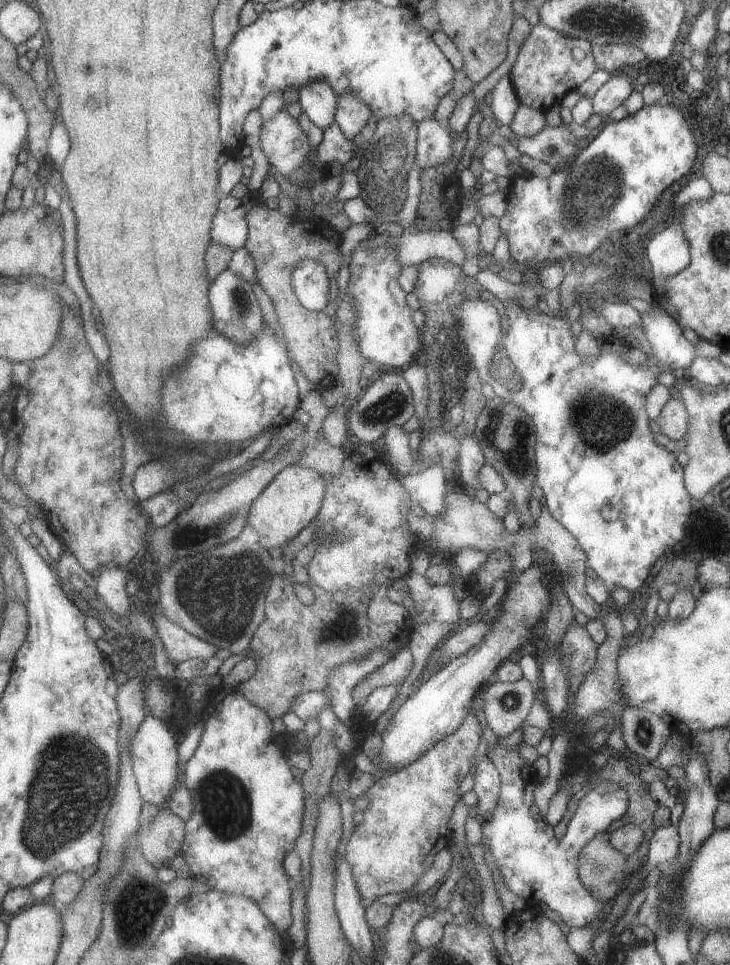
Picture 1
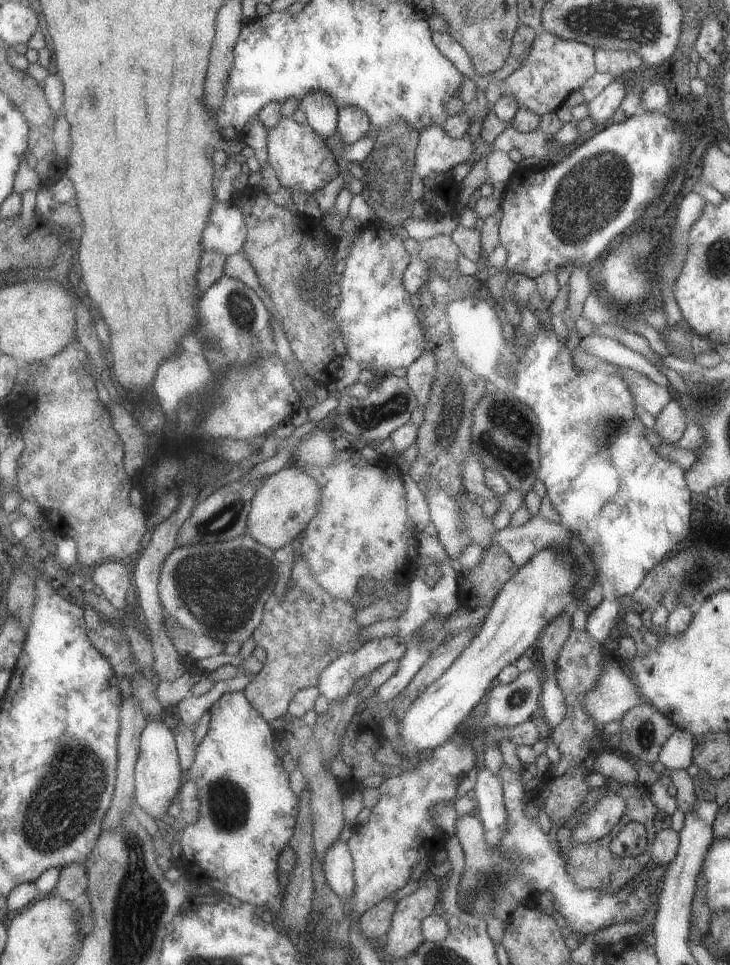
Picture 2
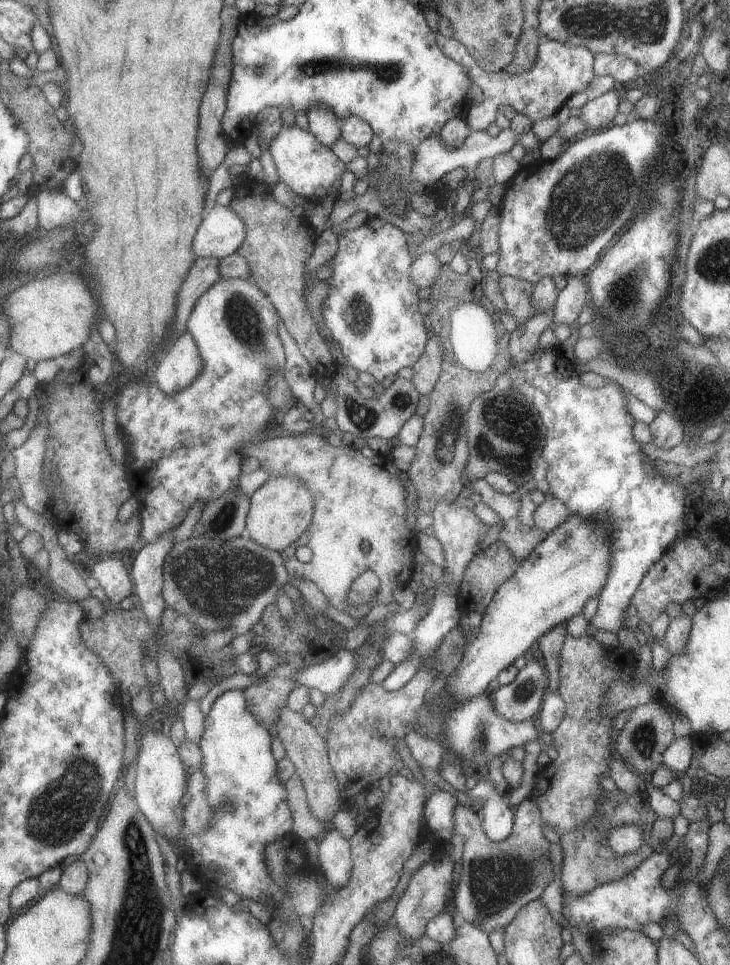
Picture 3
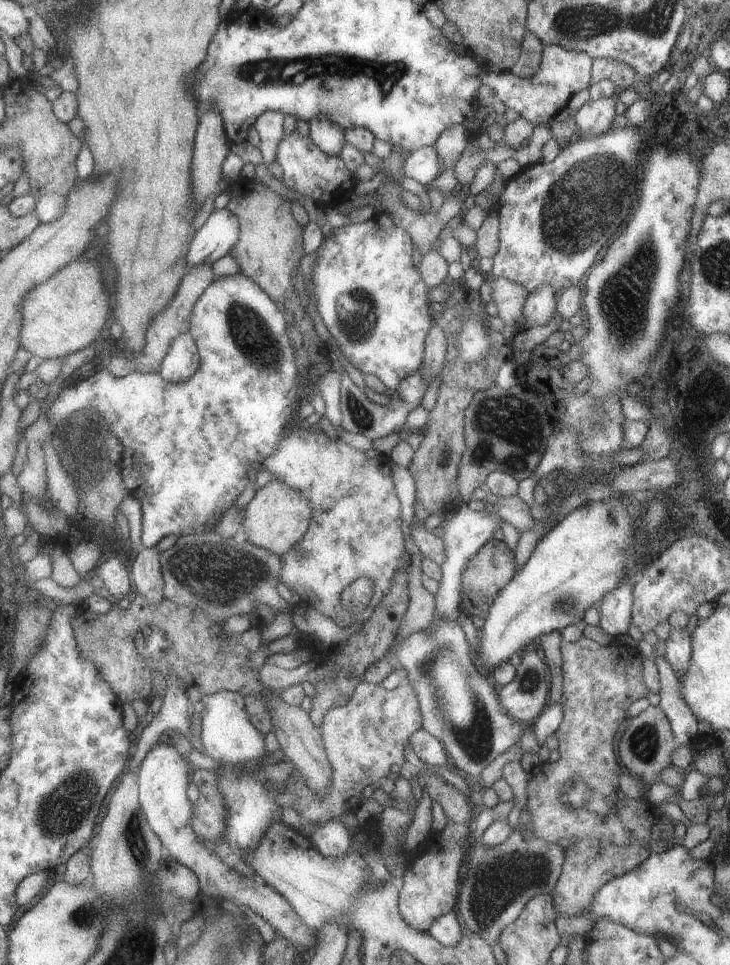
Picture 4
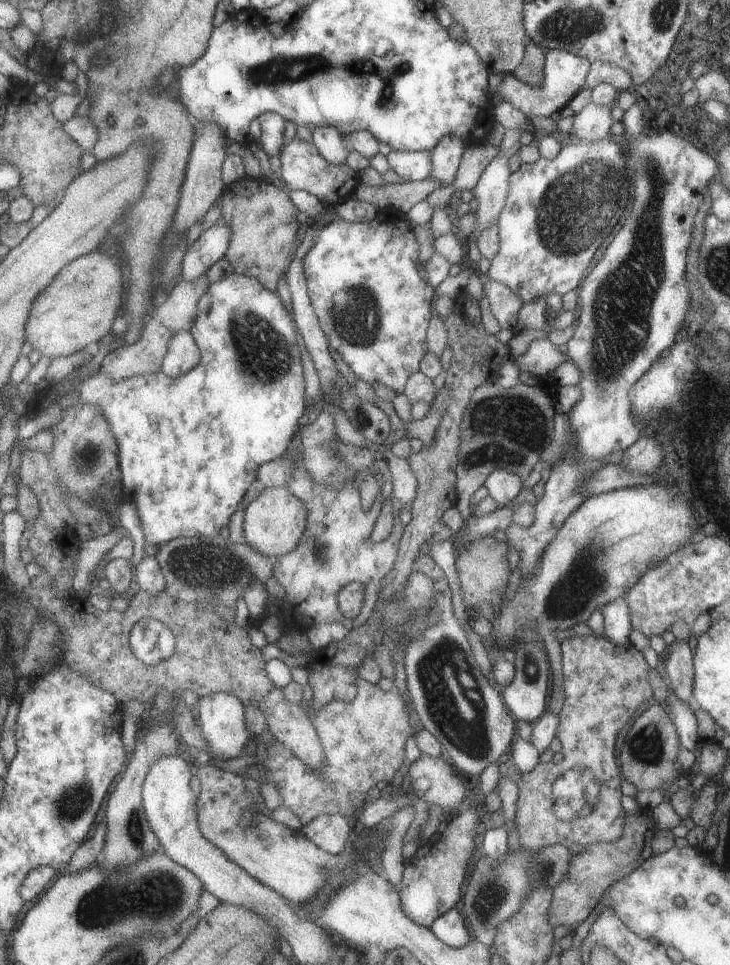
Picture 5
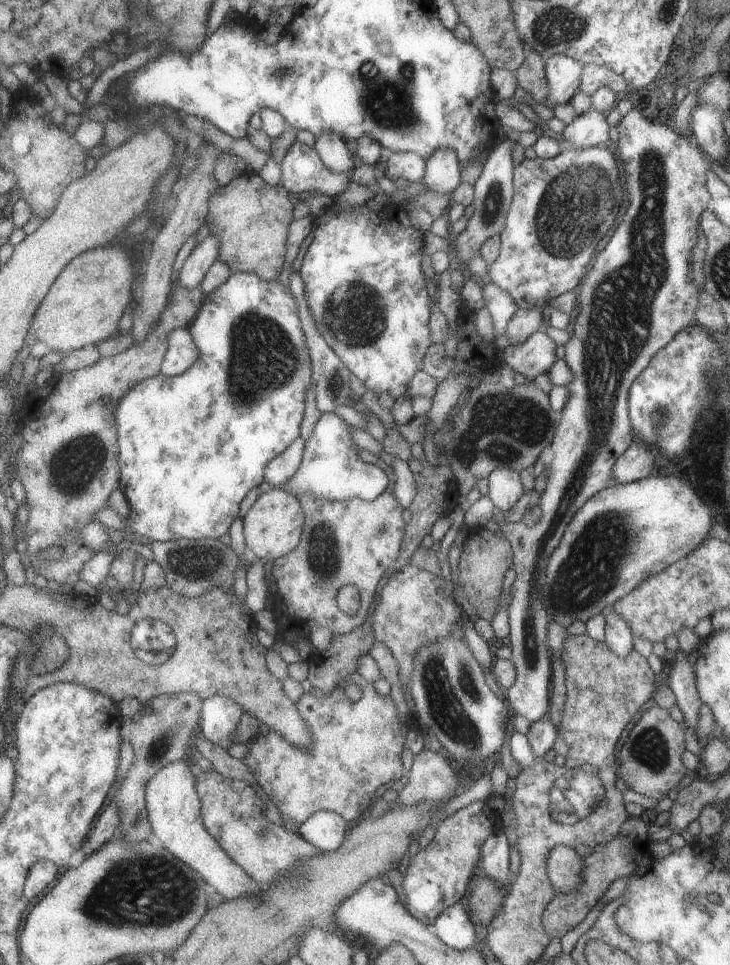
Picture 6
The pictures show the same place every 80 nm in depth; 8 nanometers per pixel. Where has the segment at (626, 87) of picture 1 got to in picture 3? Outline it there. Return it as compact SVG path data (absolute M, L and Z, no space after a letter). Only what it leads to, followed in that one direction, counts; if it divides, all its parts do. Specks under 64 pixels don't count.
M613 88L593 100L587 100L579 109L579 118L586 128L601 128L611 125L613 116L617 114L617 104L622 99L620 88Z

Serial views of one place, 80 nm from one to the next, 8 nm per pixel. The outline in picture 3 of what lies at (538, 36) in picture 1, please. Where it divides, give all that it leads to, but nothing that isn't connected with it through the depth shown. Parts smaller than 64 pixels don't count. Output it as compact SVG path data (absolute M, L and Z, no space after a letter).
M437 32L438 45L466 70L469 80L476 84L483 93L483 102L478 106L469 106L464 111L464 118L471 131L484 131L495 120L496 111L503 105L511 106L516 113L527 116L532 122L543 120L556 114L567 98L574 92L585 91L594 77L592 64L594 54L583 47L572 47L559 41L541 38L538 44L538 56L533 68L518 75L505 71L487 72L470 57L459 39Z

